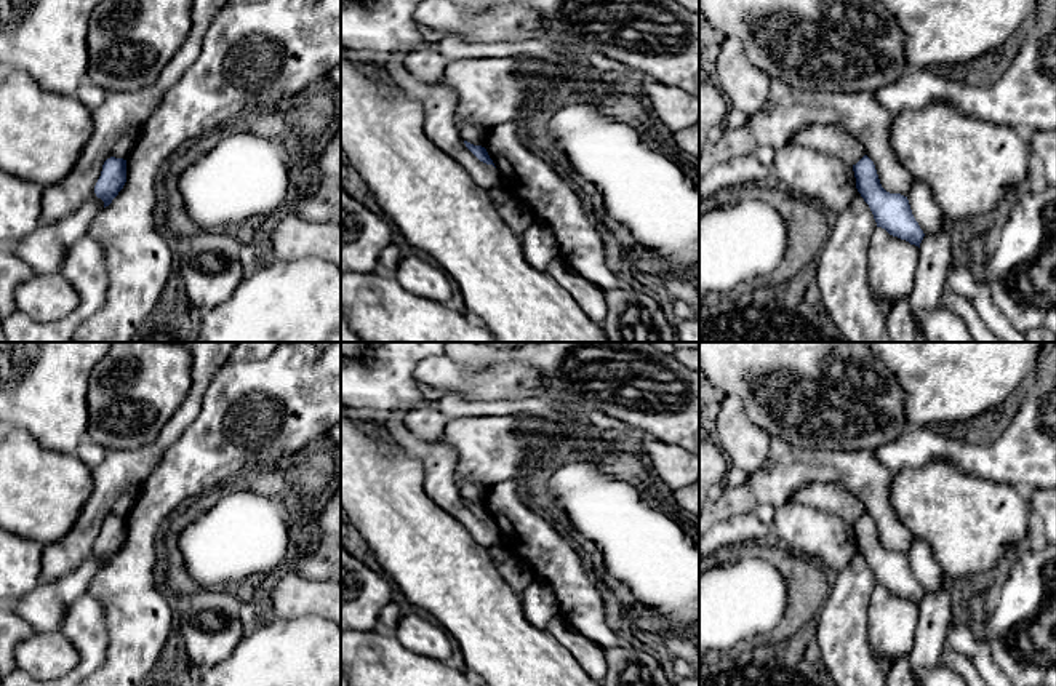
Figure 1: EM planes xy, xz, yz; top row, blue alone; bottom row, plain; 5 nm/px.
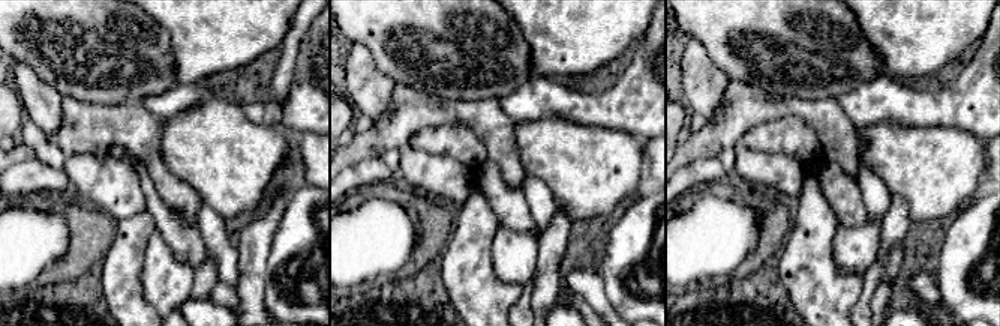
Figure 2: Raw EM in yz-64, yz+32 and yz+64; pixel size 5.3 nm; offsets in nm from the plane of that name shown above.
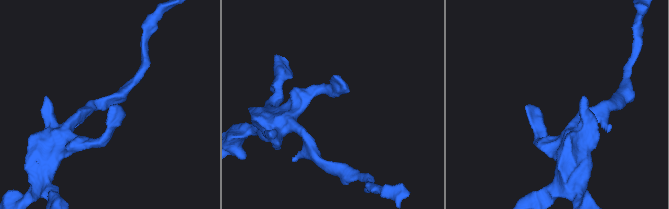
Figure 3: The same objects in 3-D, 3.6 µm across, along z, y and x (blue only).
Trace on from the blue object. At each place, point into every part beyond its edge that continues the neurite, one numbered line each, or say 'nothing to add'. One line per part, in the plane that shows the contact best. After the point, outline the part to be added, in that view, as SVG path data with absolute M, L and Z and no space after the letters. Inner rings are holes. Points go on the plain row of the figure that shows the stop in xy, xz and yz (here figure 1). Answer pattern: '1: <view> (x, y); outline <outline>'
nothing to add

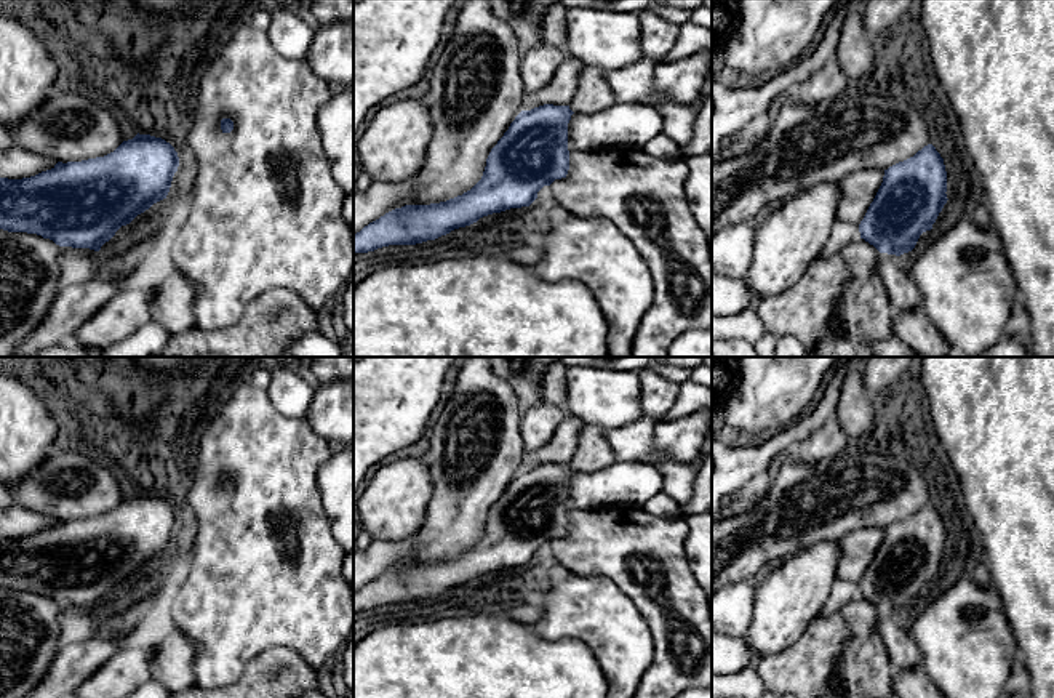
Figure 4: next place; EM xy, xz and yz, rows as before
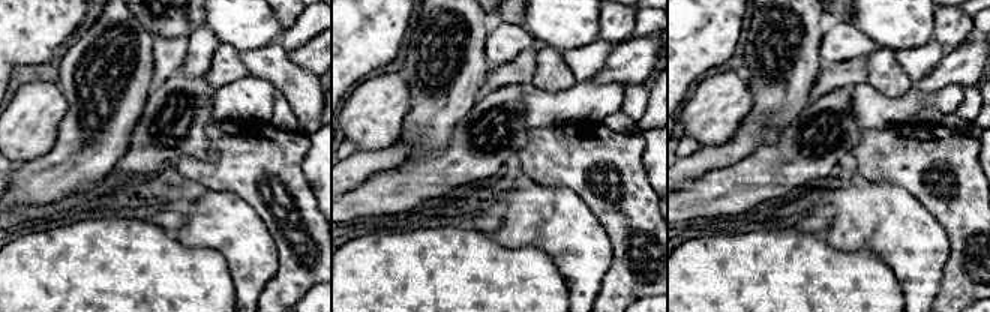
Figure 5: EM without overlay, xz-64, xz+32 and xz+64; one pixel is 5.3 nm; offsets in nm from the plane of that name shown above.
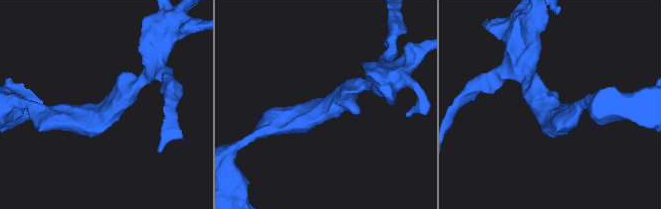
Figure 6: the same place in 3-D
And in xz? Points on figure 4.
nothing to add

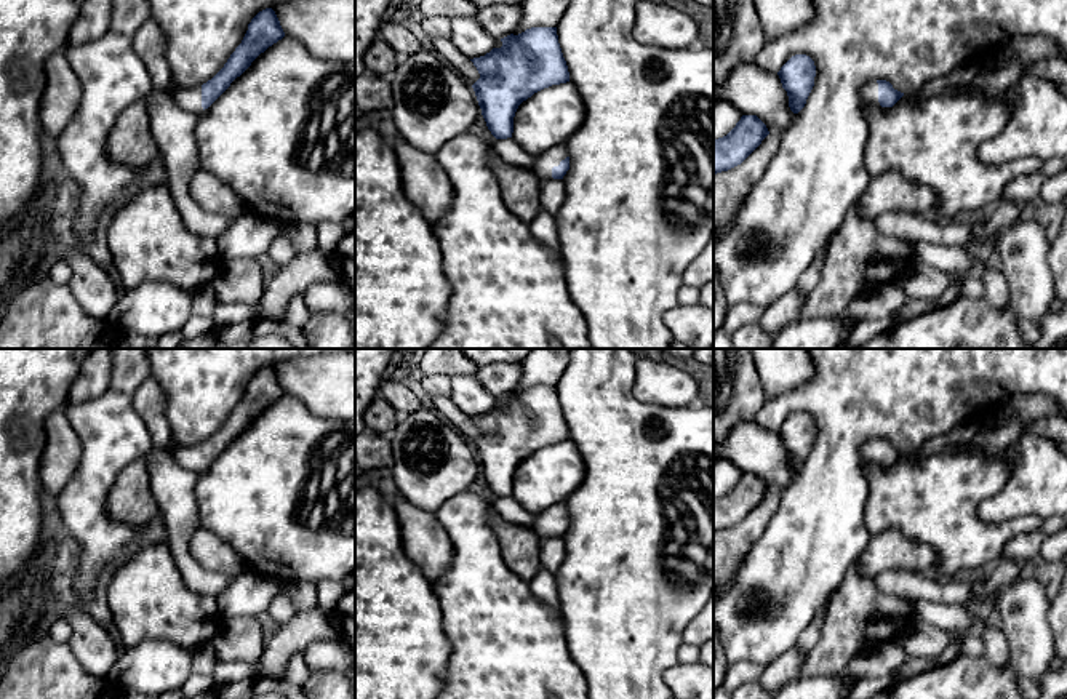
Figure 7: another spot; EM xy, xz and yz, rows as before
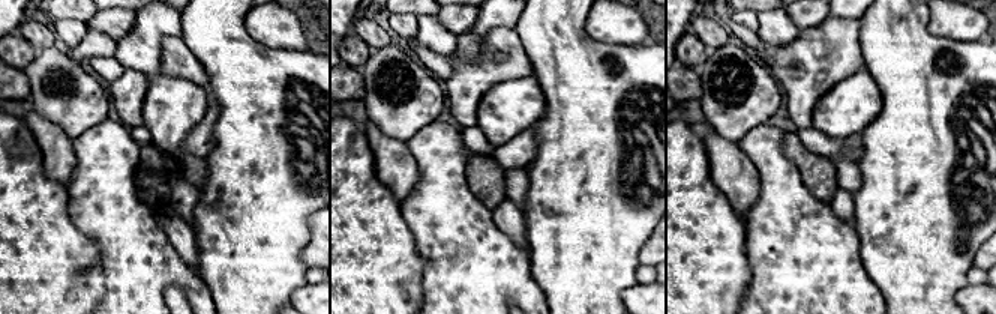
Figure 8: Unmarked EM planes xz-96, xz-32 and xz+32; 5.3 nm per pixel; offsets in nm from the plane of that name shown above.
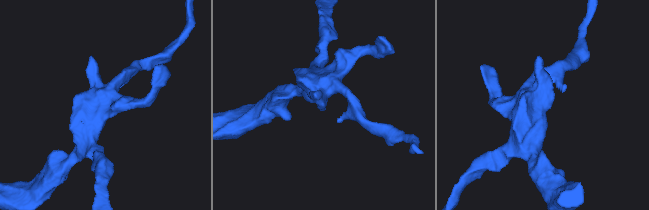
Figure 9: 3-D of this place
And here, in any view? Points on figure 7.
1: yz (869, 450); outline M869 438L861 446L861 454L865 462L880 464L878 461L878 441L877 438ZM880 464L881 465L881 464Z

